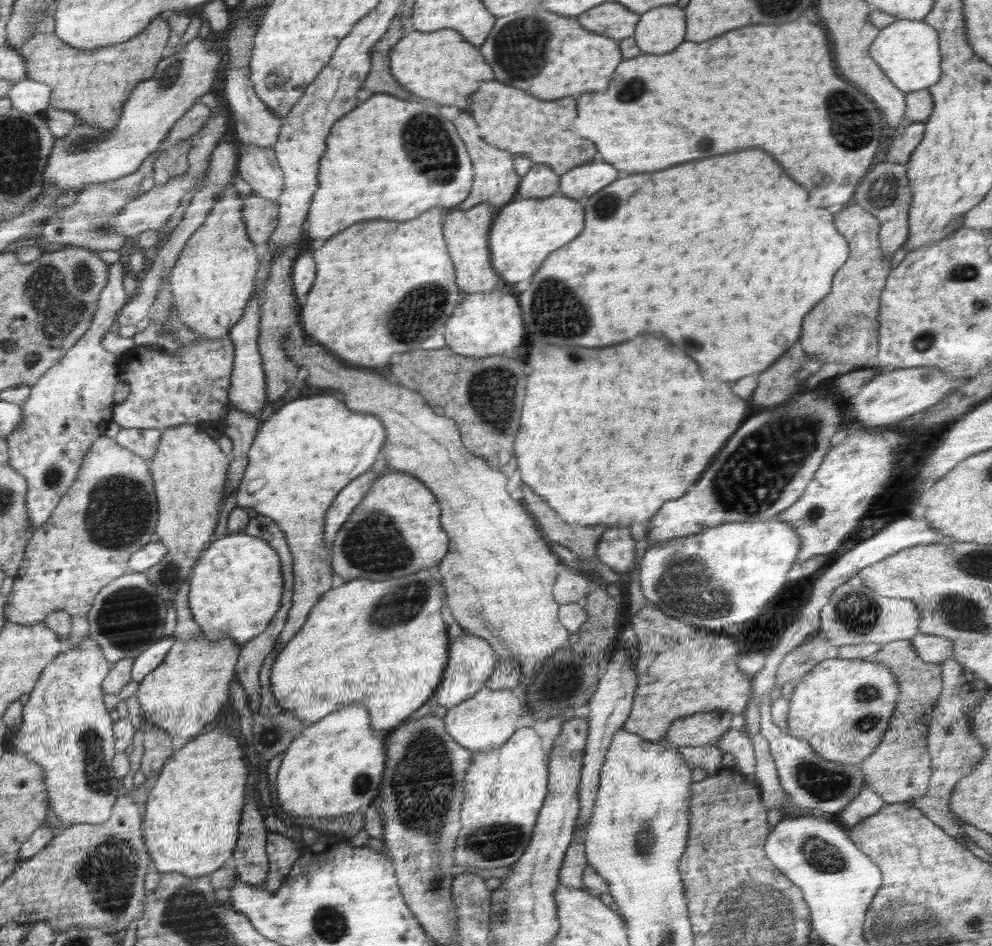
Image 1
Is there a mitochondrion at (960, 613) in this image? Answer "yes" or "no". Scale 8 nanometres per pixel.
yes

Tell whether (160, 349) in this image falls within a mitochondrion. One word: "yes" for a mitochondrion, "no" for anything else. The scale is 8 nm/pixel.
no

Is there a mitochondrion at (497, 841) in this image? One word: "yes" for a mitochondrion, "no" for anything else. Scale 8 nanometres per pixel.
yes

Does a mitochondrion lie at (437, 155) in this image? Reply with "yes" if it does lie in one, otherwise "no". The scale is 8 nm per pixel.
yes

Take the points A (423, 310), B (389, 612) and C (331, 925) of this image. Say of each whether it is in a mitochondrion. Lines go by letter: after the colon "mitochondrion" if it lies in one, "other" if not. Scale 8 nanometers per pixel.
A: mitochondrion
B: mitochondrion
C: mitochondrion

